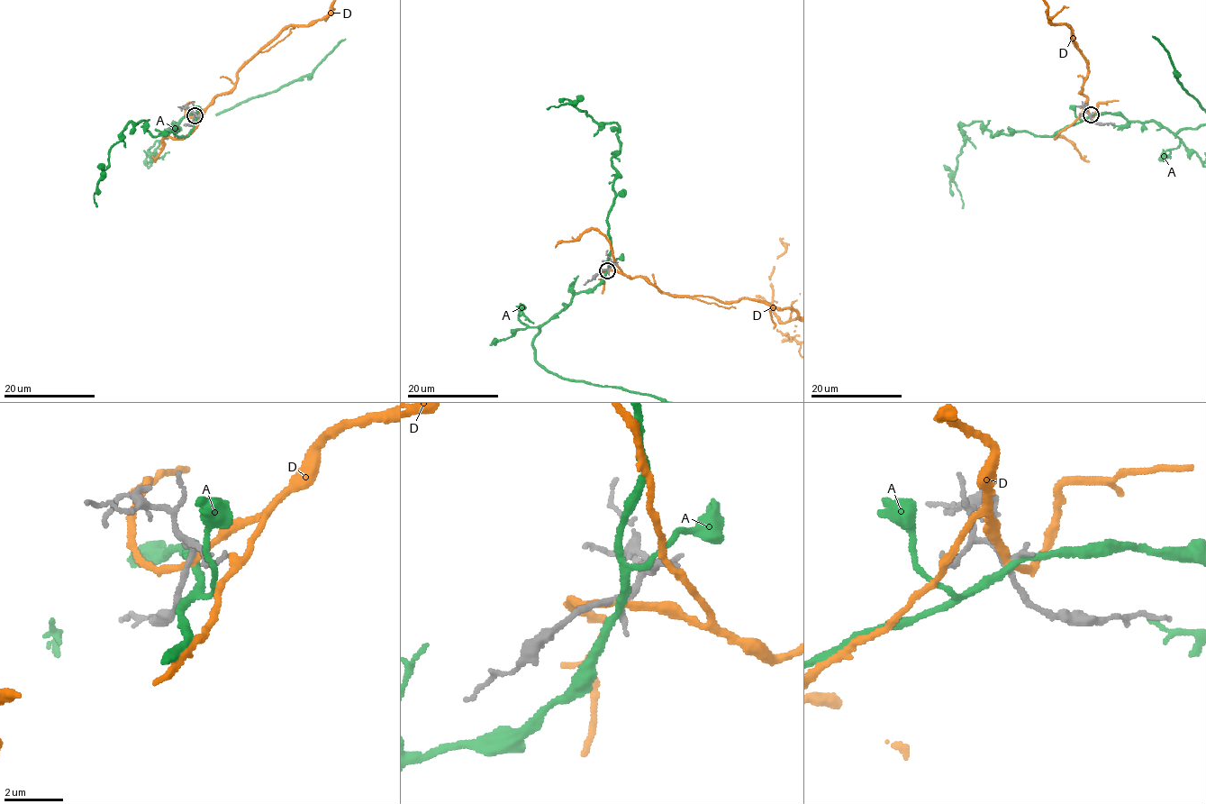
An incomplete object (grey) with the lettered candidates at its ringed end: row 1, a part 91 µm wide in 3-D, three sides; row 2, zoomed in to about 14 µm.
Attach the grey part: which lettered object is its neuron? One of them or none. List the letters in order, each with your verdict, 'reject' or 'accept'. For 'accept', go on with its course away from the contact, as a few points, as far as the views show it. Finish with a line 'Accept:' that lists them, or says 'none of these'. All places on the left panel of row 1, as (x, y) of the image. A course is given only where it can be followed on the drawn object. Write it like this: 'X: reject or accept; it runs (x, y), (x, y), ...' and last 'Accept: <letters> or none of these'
A: accept; it runs (194, 115), (172, 123), (168, 134), (165, 130), (191, 125), (299, 80), (345, 39)
D: reject
Accept: A

